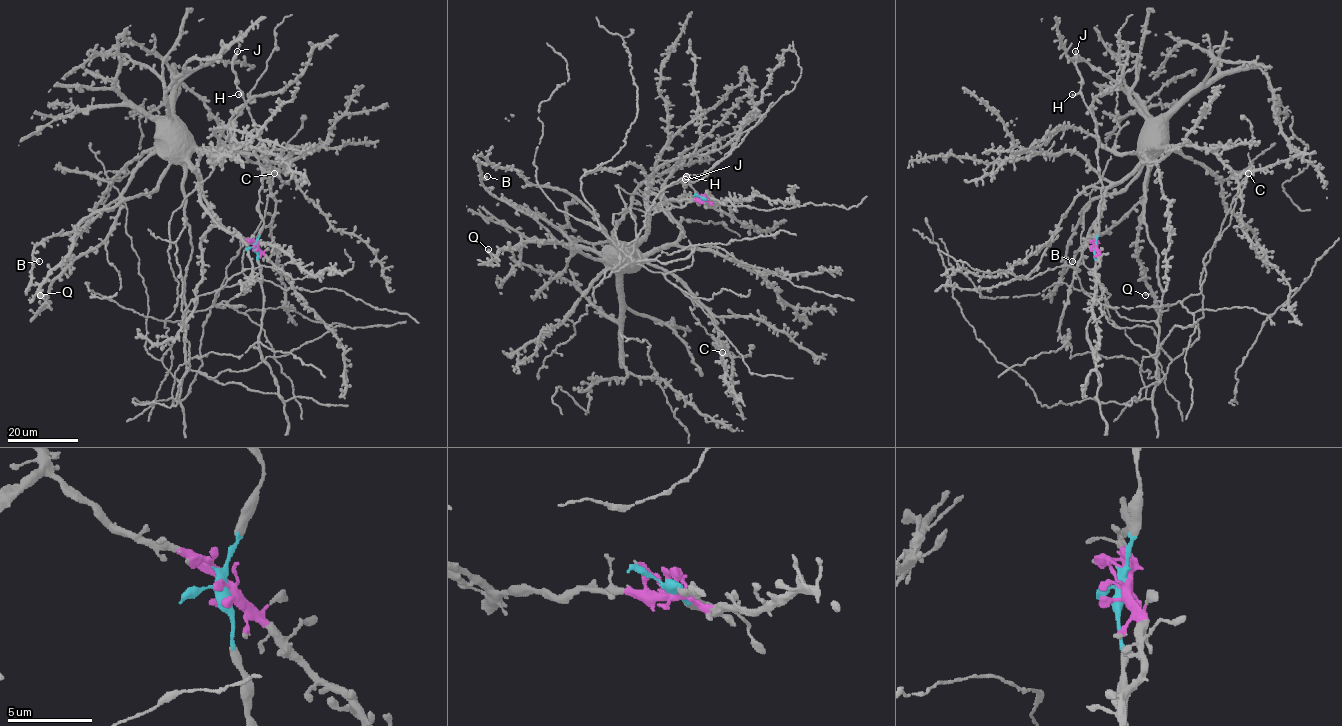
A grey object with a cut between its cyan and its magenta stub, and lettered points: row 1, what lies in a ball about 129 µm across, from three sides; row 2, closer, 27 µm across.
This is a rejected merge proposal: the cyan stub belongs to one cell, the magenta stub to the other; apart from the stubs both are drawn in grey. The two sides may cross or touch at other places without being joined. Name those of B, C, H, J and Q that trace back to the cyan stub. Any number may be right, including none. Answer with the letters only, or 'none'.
H, J

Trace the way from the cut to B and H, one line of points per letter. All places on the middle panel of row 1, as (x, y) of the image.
B: (703, 199), (651, 209), (646, 233), (602, 258), (567, 248), (495, 198), (480, 181), (487, 177)
H: (703, 199), (711, 202), (706, 204), (696, 194), (687, 176)

